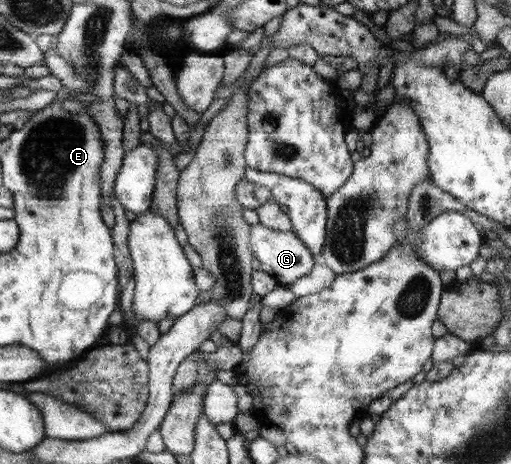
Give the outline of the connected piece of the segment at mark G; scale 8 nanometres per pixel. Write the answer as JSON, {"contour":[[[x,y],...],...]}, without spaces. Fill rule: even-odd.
{"contour":[[[260,223],[251,226],[249,246],[253,257],[261,263],[260,271],[286,286],[308,275],[316,262],[315,255],[298,239],[297,235],[293,234],[293,231],[274,231]]]}

